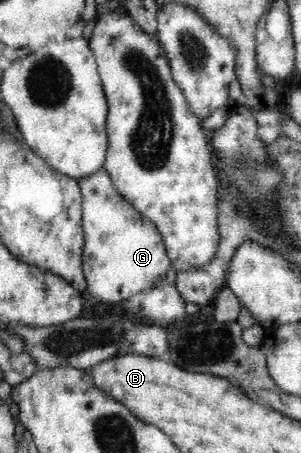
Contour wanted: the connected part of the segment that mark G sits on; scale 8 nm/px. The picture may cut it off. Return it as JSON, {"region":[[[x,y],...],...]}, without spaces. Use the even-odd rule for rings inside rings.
{"region":[[[97,170],[79,182],[82,193],[82,219],[84,246],[82,247],[82,268],[86,279],[85,293],[96,297],[102,303],[120,303],[127,297],[143,293],[153,287],[174,285],[177,271],[168,257],[165,242],[149,218],[137,213],[131,204],[119,195],[113,187],[111,176],[104,170]]]}

